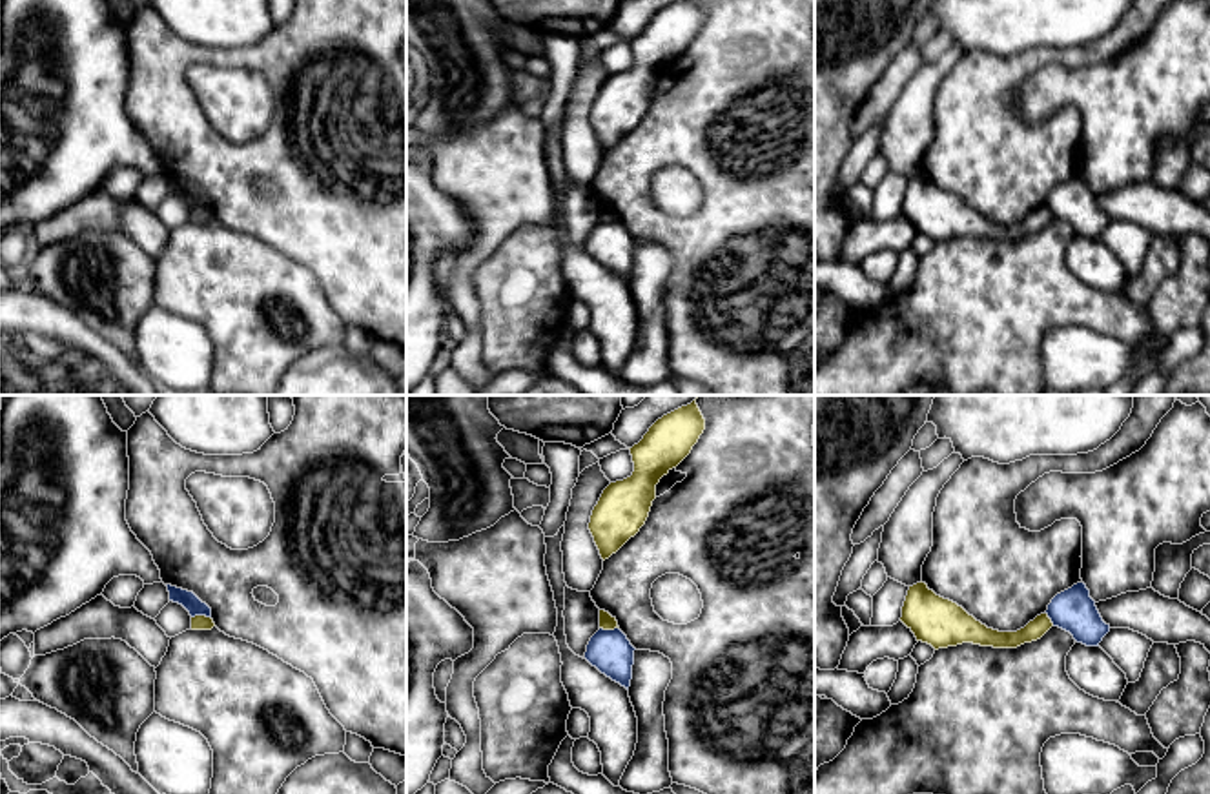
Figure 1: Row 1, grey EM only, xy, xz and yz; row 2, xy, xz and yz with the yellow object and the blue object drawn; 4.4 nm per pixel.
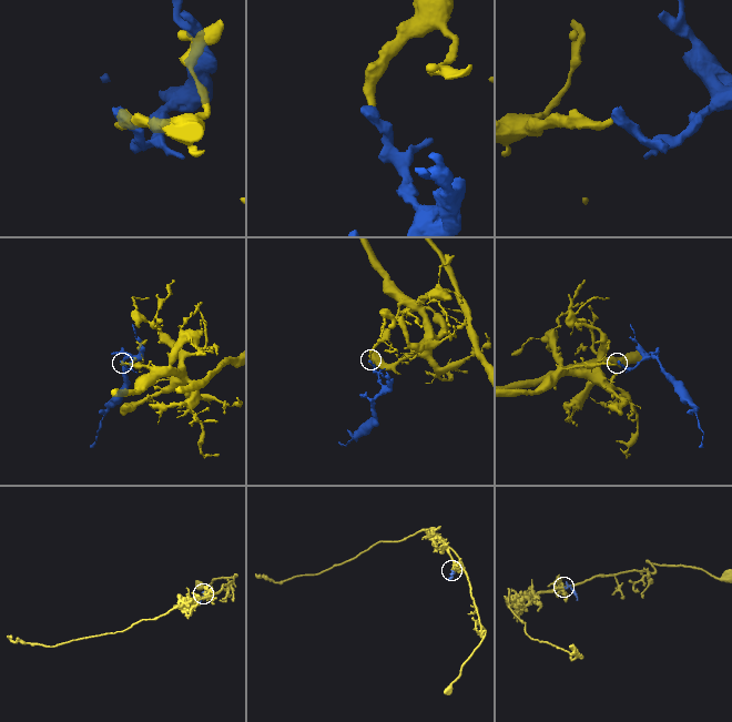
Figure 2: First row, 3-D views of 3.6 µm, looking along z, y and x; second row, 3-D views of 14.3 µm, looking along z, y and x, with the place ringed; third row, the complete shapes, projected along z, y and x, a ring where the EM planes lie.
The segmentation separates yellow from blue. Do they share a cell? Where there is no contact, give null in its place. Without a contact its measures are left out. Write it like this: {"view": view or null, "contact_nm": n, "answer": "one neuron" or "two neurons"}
{"view": "xy", "contact_nm": 90, "answer": "two neurons"}

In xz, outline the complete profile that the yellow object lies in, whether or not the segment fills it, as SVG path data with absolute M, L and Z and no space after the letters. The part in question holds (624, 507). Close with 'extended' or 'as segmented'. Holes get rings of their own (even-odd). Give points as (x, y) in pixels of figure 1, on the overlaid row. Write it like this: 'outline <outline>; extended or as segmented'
outline M694 399L658 419L643 439L629 448L632 475L603 490L589 523L603 561L640 532L656 499L656 484L691 453L703 430L705 419Z; as segmented

